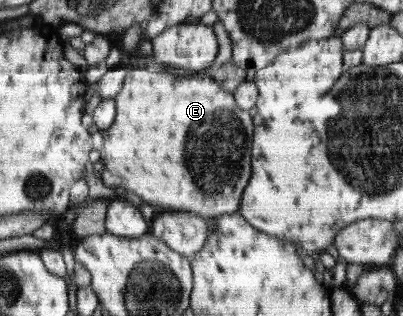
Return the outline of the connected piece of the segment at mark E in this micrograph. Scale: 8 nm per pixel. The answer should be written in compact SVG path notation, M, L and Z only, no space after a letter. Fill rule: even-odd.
M129 67L122 85L114 97L116 116L111 124L111 127L102 130L101 144L103 149L103 156L105 166L109 169L109 173L113 177L119 179L119 185L137 193L143 201L149 201L153 205L157 205L155 209L162 210L162 212L189 212L203 219L219 218L225 213L236 213L239 210L239 203L242 203L241 195L244 194L243 189L252 175L252 151L251 139L253 139L253 119L247 113L247 110L240 108L237 101L234 99L234 94L228 92L223 88L213 77L211 77L205 70L199 72L188 73L188 75L175 75L166 71L159 71L155 69Z

